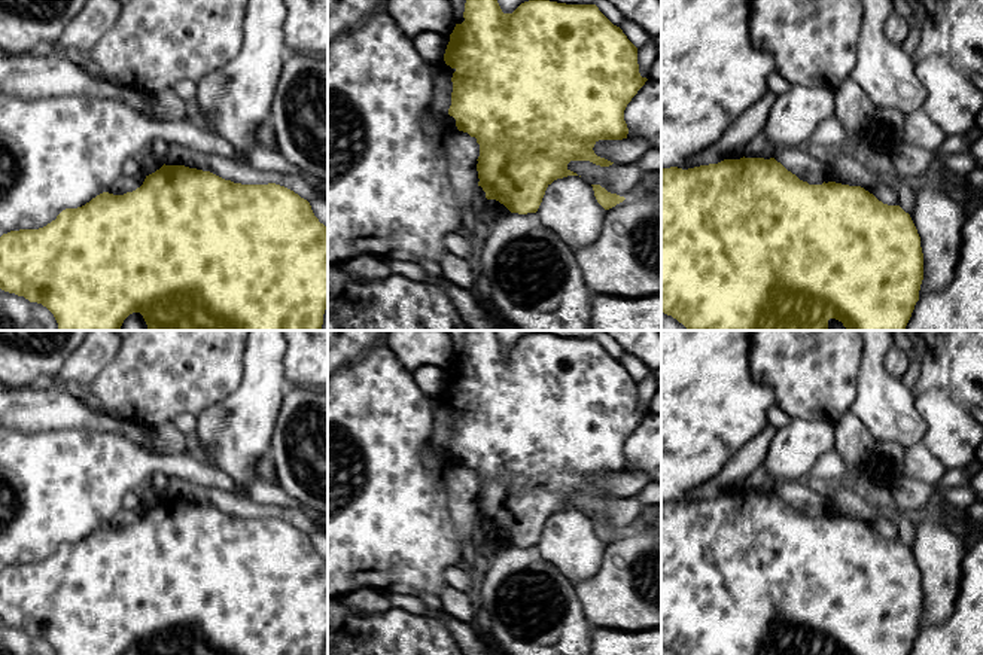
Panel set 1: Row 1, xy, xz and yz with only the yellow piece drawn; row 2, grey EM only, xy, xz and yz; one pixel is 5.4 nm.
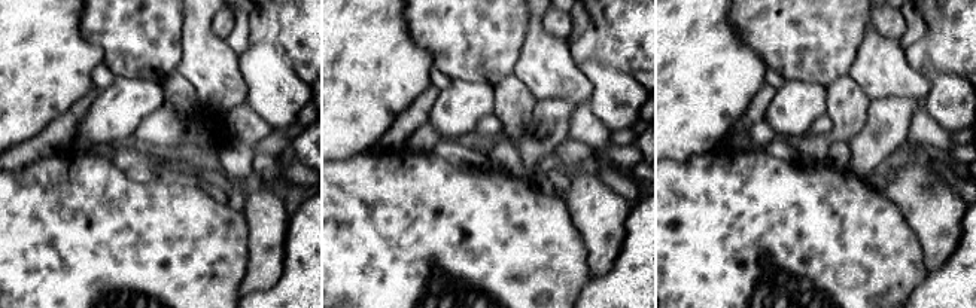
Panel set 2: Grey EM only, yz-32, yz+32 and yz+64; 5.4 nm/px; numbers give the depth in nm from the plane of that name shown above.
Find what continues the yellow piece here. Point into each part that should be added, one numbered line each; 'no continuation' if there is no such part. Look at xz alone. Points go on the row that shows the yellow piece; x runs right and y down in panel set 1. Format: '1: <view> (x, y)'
no continuation

